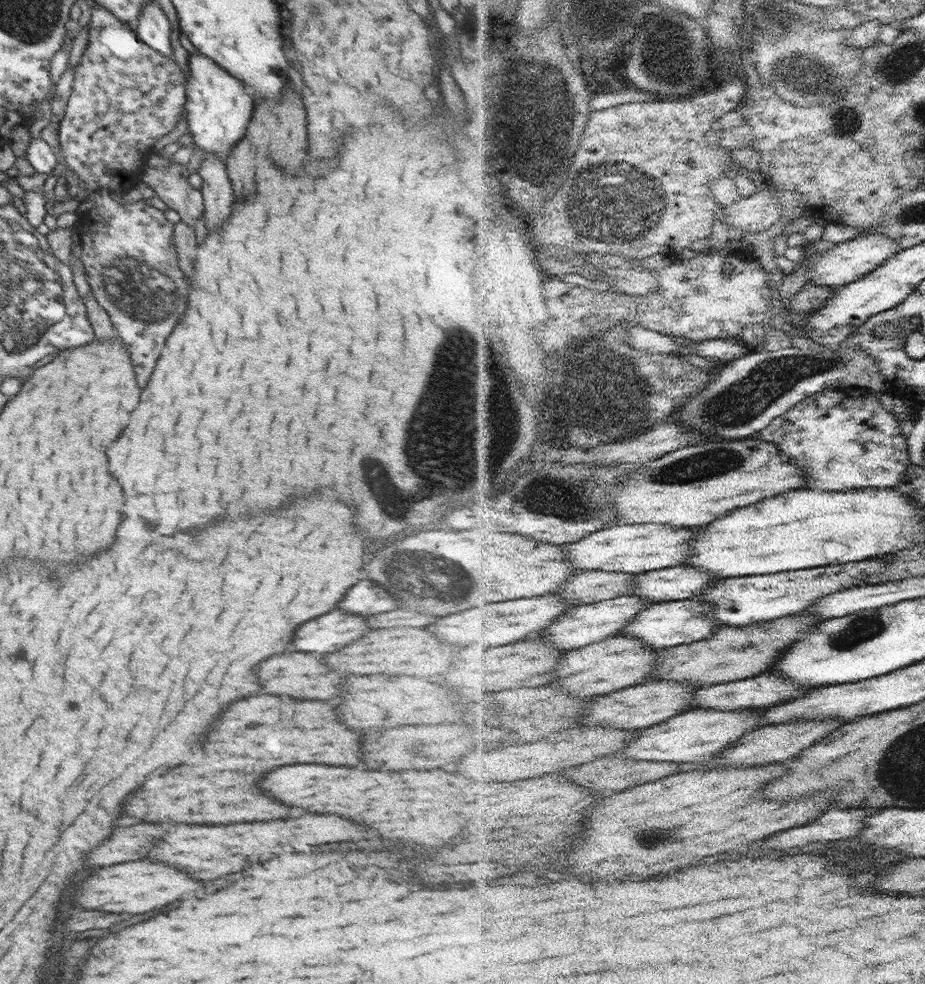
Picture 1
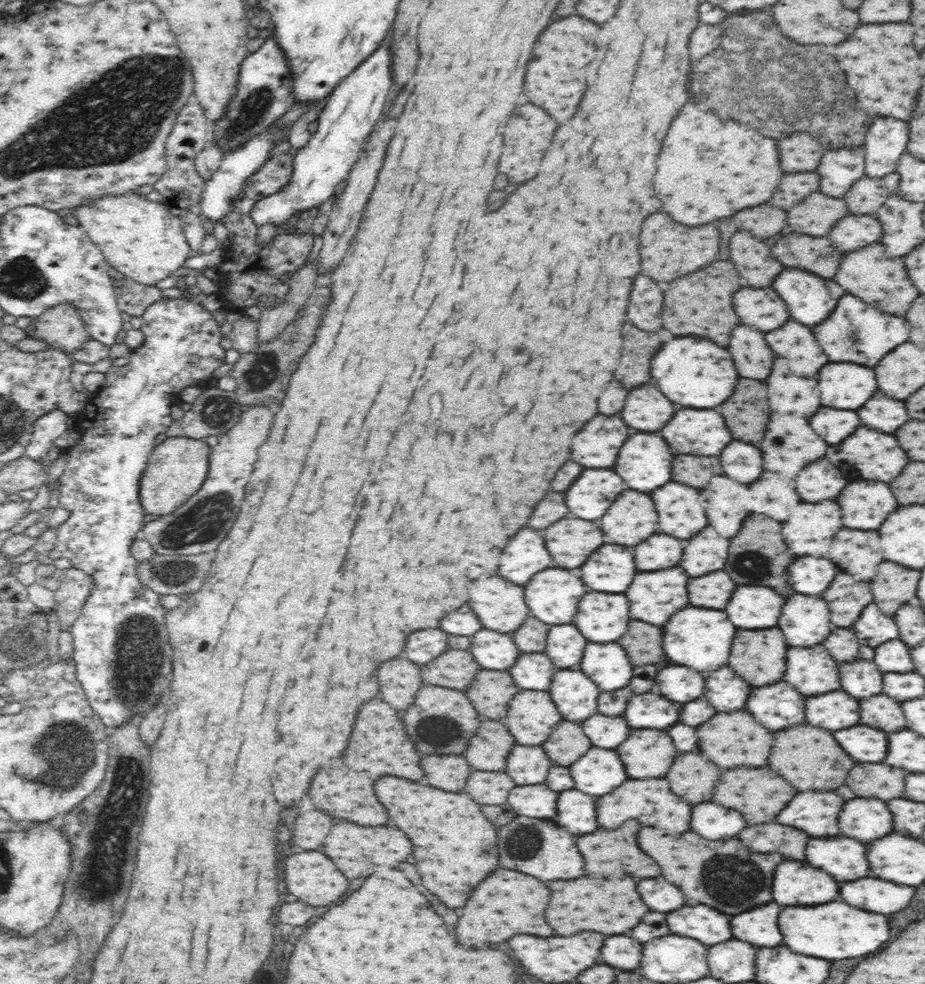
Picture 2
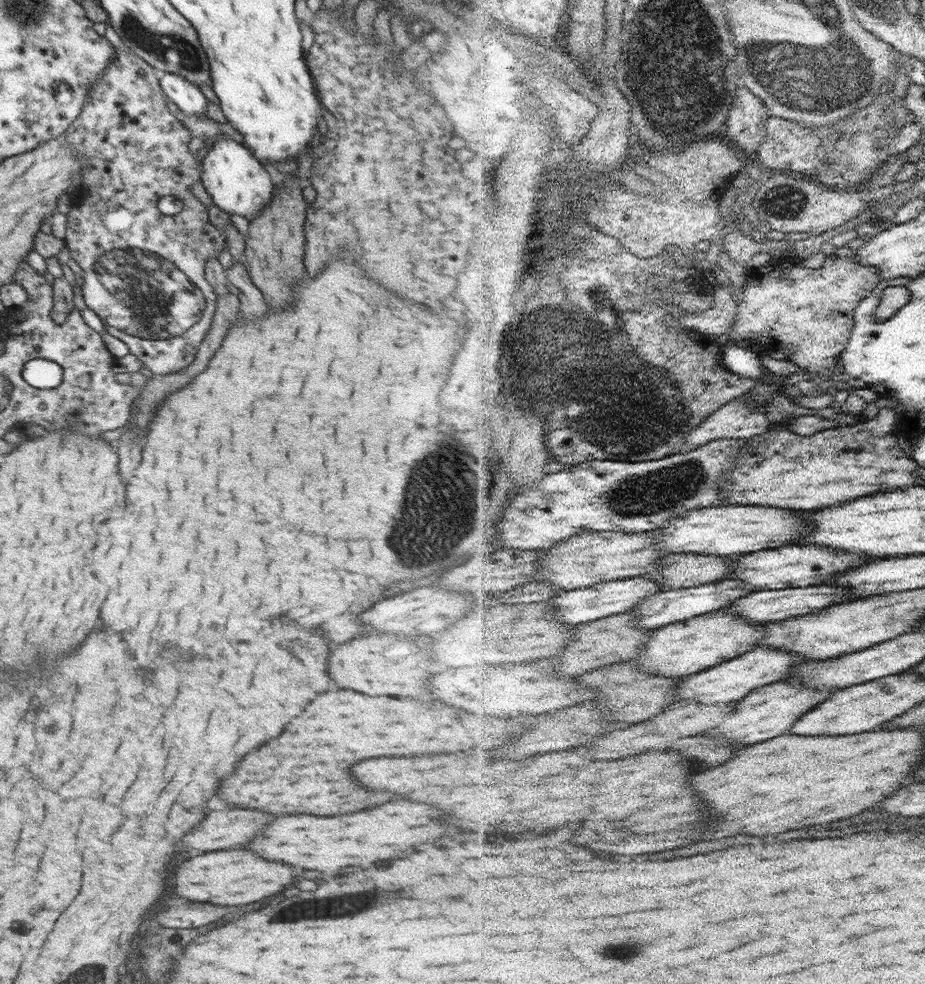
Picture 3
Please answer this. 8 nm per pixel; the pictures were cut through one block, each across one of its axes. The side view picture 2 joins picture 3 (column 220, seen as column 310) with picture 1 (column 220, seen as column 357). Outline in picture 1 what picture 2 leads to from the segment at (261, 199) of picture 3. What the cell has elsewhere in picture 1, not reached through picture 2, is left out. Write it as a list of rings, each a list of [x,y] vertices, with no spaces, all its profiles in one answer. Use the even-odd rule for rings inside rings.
[[[190,54],[188,65],[185,110],[192,144],[196,144],[205,154],[212,154],[214,158],[226,163],[230,150],[246,136],[246,126],[252,118],[254,100],[238,78],[228,74],[220,64],[216,64],[206,54]]]

